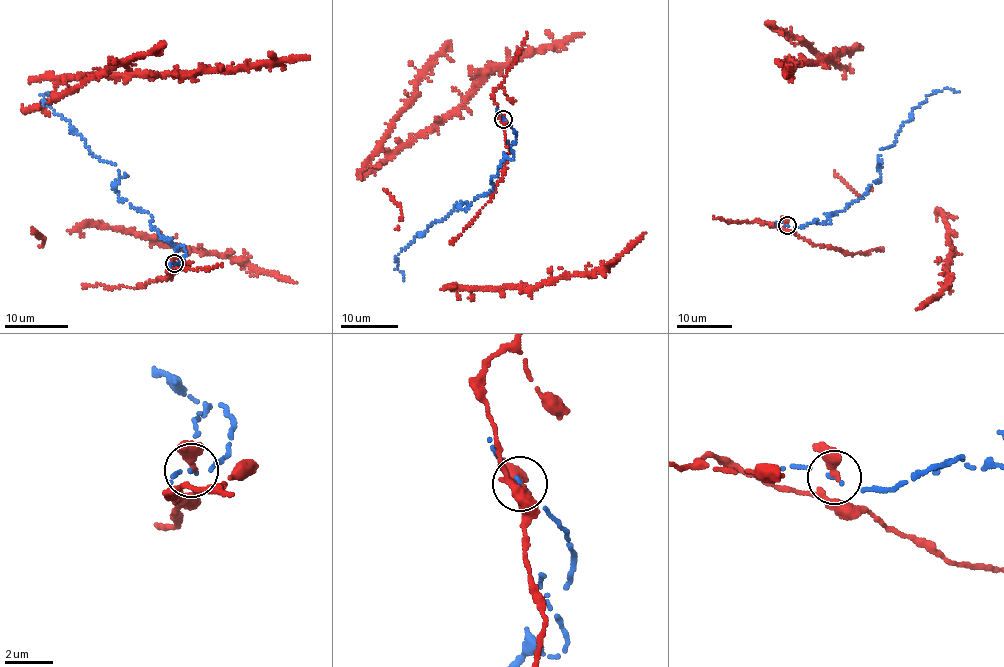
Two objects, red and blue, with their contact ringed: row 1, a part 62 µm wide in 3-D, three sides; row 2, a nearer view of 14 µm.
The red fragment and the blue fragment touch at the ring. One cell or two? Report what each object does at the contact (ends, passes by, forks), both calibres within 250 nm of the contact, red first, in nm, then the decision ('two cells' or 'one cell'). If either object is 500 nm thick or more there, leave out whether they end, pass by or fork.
red passes by; blue ends; calibres 320 and 130 nm; two cells

